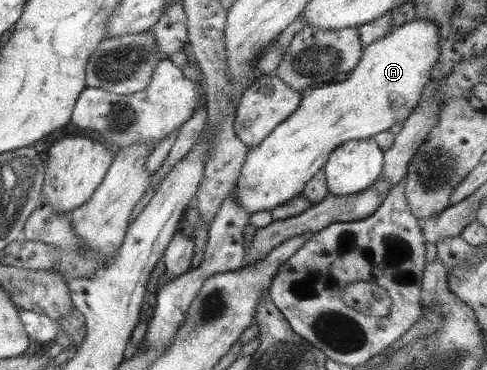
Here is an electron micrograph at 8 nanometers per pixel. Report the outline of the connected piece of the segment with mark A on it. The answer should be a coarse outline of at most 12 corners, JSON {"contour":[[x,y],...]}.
{"contour":[[416,19],[308,88],[249,148],[250,216],[301,193],[335,147],[404,121],[439,58]]}

